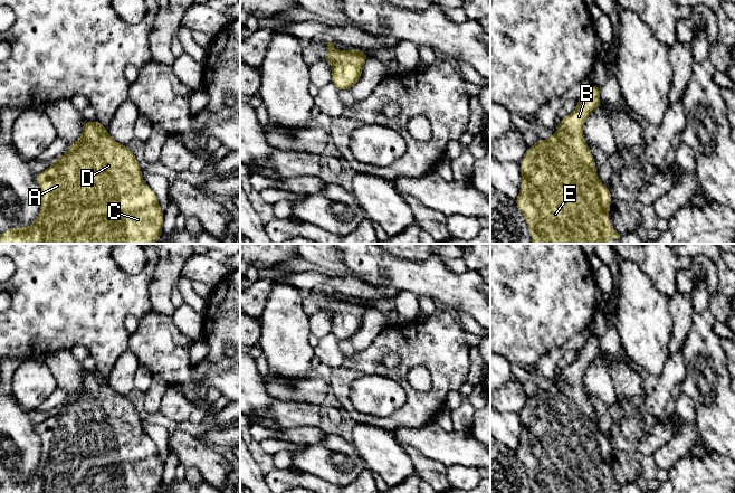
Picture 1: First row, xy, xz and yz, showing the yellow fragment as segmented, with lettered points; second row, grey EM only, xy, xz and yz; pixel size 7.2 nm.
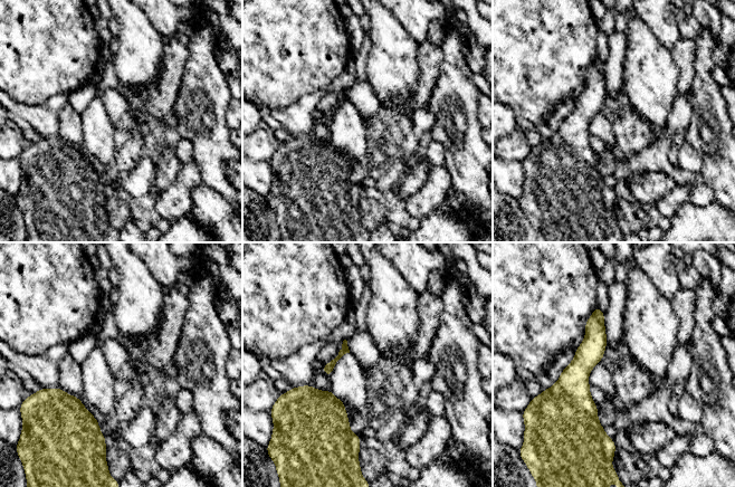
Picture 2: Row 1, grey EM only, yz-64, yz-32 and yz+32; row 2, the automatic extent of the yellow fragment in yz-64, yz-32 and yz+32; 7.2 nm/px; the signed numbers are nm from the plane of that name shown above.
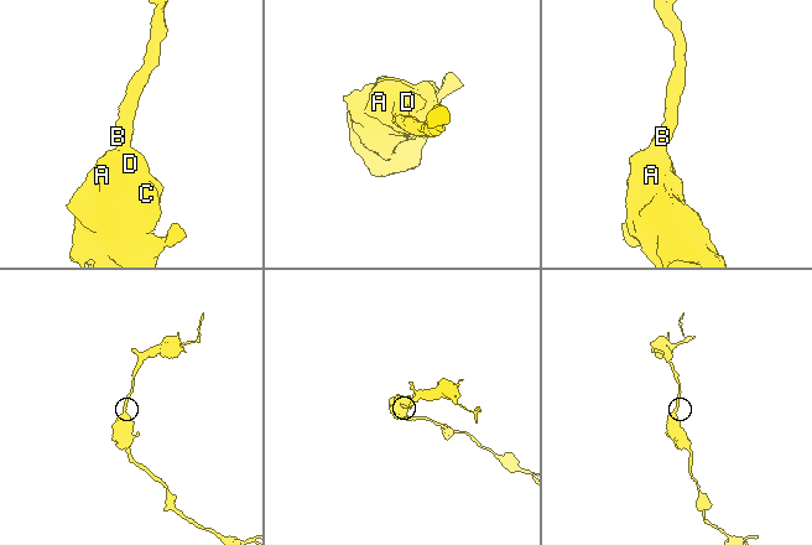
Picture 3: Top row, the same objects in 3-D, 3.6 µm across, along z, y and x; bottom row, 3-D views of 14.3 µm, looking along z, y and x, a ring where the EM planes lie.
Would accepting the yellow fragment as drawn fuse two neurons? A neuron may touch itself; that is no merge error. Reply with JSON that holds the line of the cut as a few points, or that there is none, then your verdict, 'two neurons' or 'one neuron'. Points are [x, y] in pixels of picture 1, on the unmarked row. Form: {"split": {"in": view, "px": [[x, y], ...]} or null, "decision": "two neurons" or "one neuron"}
{"split": null, "decision": "one neuron"}

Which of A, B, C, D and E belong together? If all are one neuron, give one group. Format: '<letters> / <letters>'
A B C D E

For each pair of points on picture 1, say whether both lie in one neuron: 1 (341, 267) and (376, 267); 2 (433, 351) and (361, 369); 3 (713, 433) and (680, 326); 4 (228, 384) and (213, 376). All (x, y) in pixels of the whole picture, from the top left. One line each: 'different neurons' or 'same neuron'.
1: different neurons
2: same neuron
3: different neurons
4: same neuron

